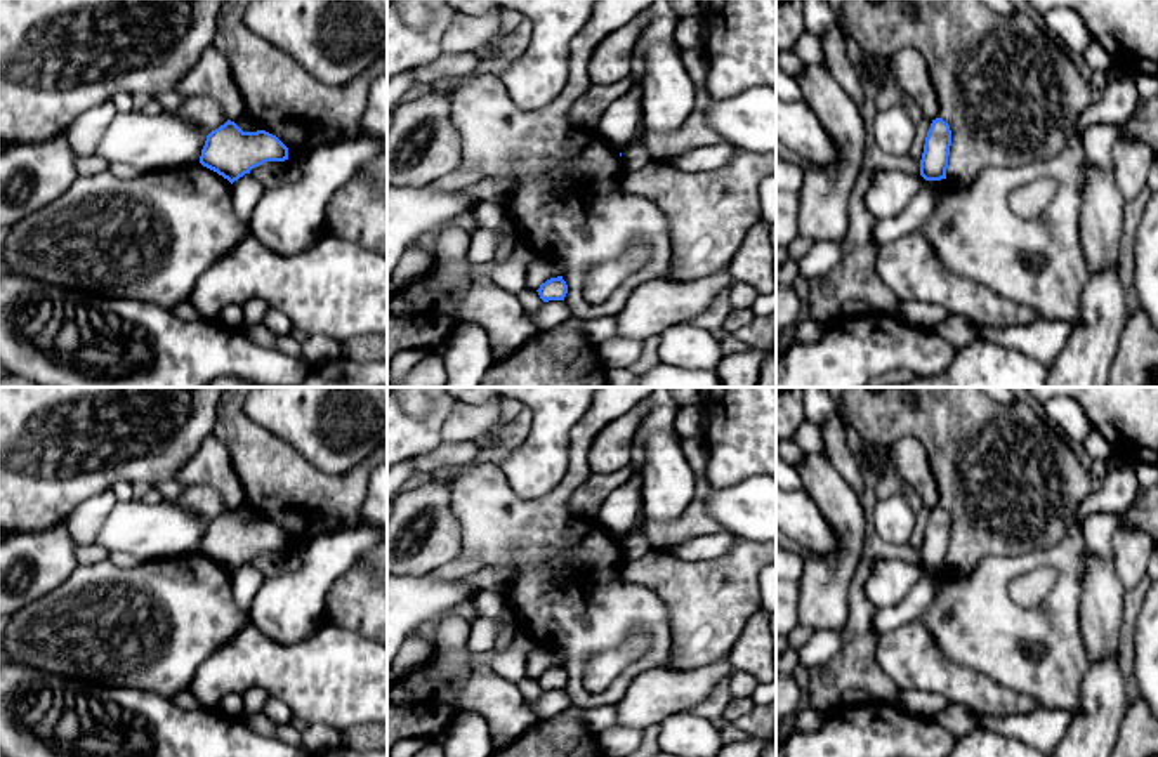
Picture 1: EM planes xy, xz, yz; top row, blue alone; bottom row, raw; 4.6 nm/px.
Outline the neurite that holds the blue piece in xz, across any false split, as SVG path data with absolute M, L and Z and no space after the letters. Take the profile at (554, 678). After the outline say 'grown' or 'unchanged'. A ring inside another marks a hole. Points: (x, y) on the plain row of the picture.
M557 665L557 667L550 667L545 672L542 672L536 681L543 691L564 689L566 682L568 682L568 674L563 668L563 665Z; unchanged

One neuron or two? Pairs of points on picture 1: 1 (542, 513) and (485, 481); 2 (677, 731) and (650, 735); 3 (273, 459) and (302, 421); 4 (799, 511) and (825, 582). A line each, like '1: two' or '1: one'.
1: one
2: two
3: two
4: two

